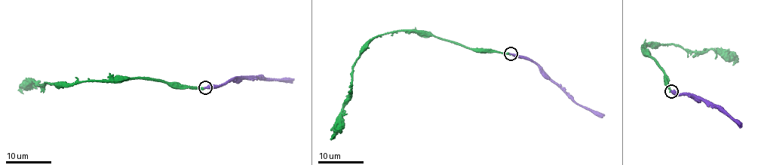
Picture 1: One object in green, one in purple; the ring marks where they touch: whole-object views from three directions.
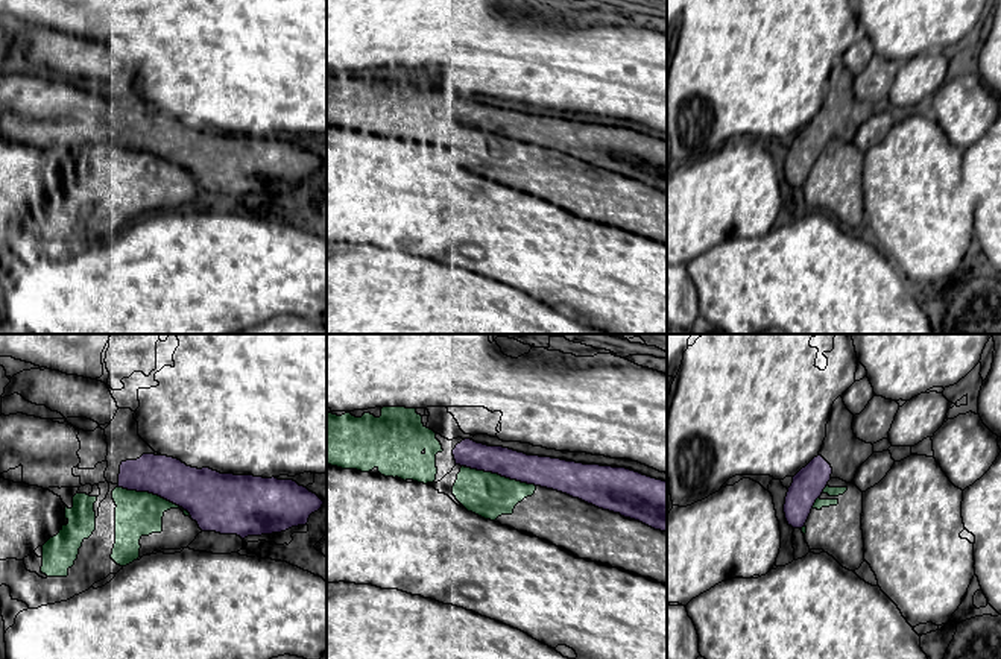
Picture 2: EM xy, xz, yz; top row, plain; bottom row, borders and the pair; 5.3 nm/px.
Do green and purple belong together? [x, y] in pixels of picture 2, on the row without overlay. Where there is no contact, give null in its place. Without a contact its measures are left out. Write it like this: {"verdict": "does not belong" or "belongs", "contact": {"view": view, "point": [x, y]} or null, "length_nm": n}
{"verdict": "does not belong", "contact": {"view": "xy", "point": [155, 155]}, "length_nm": 420}

